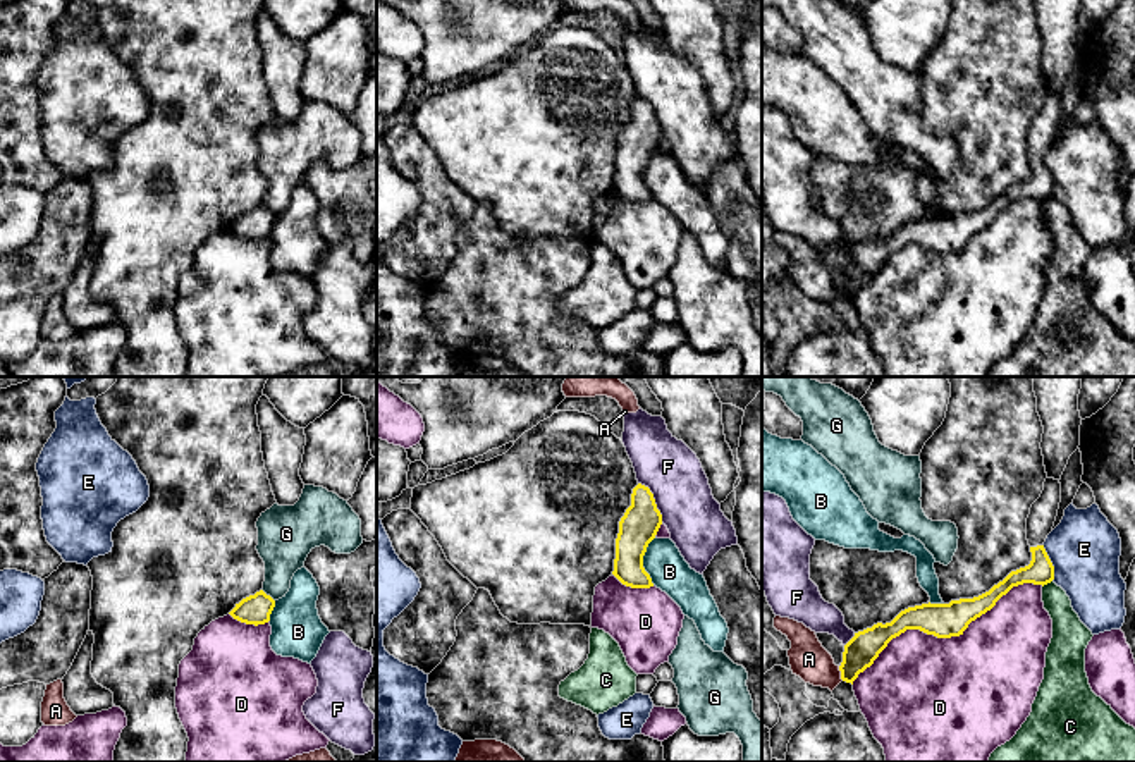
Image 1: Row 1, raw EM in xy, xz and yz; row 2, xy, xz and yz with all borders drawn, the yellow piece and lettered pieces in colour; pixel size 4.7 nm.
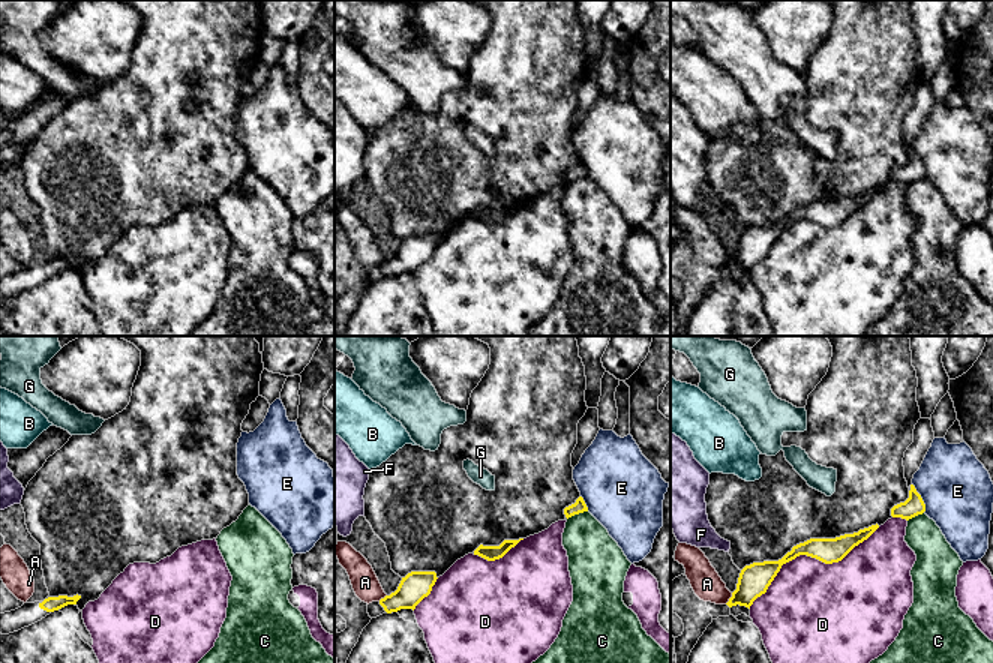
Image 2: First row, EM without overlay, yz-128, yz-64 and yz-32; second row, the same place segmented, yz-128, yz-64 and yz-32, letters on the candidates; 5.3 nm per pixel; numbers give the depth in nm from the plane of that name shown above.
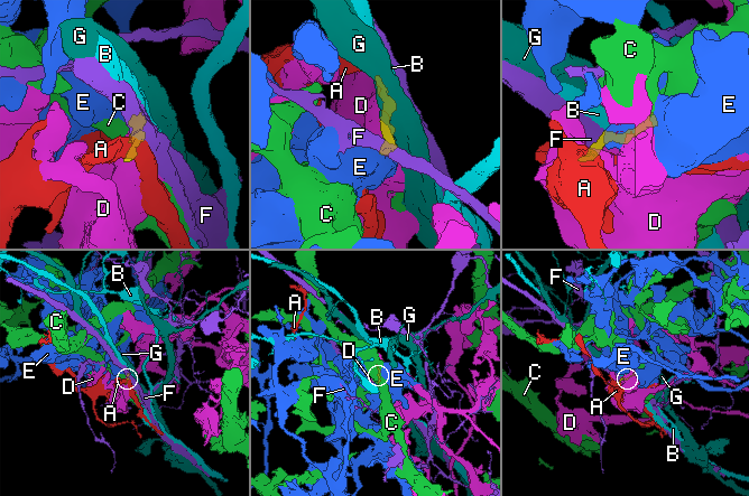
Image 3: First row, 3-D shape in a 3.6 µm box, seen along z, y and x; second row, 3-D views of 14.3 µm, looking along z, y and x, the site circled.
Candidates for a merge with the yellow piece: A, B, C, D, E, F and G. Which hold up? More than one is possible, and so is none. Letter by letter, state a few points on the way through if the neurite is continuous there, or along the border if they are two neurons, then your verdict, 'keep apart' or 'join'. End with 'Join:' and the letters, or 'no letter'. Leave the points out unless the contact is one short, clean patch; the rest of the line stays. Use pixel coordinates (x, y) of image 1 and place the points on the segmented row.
A: border yz (838, 666), (843, 680); keep apart
B: border xz (656, 537), (644, 556), (644, 570), (652, 583); keep apart
C: border yz (1051, 580), (1042, 587); keep apart
D: keep apart
E: border yz (1042, 546), (1053, 566), (1053, 580); keep apart
F: border xz (638, 482), (652, 494), (662, 522); keep apart
G: border xy (262, 589), (274, 601); keep apart
Join: no letter

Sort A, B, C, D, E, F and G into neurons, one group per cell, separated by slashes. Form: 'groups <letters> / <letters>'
groups A / B / C / D / E / F / G

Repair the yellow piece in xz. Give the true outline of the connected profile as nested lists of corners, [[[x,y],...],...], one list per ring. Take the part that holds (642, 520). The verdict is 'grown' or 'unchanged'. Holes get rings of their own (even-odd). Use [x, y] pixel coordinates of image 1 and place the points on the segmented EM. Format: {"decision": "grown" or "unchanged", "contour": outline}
{"decision": "unchanged", "contour": [[[638,483],[631,494],[631,506],[619,521],[616,538],[616,559],[612,575],[626,587],[653,587],[650,575],[643,568],[643,556],[662,525],[653,494]]]}

